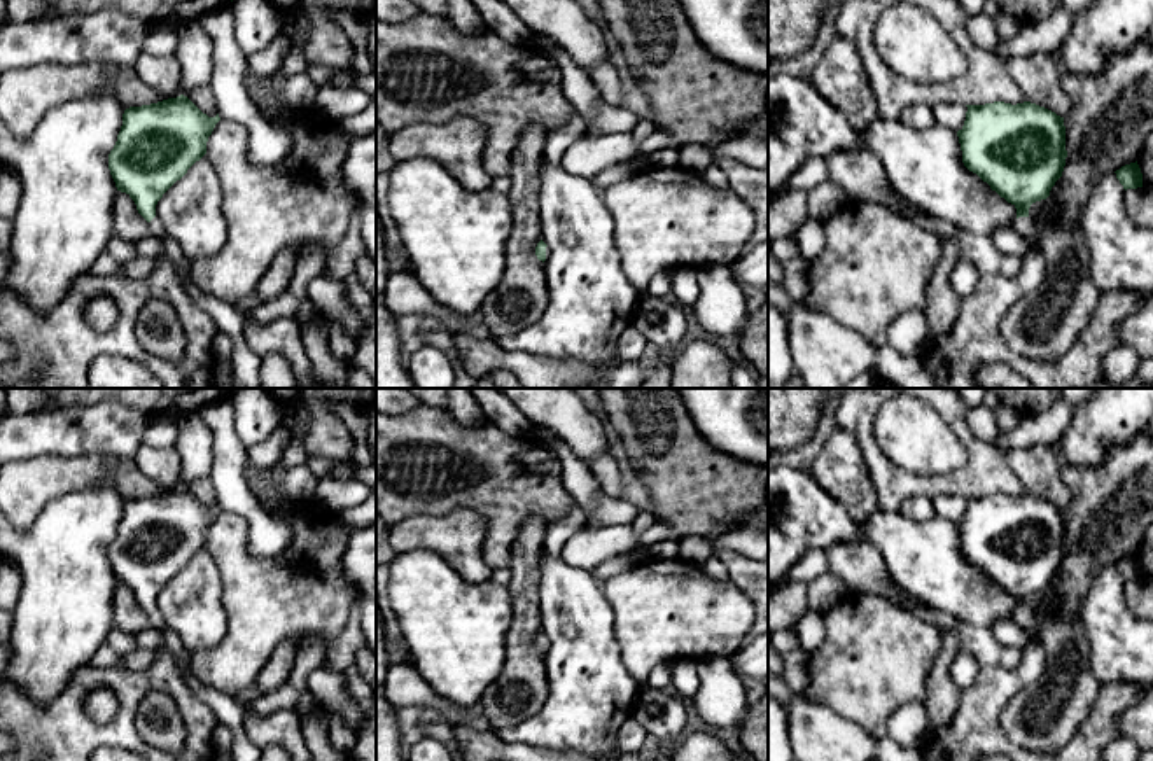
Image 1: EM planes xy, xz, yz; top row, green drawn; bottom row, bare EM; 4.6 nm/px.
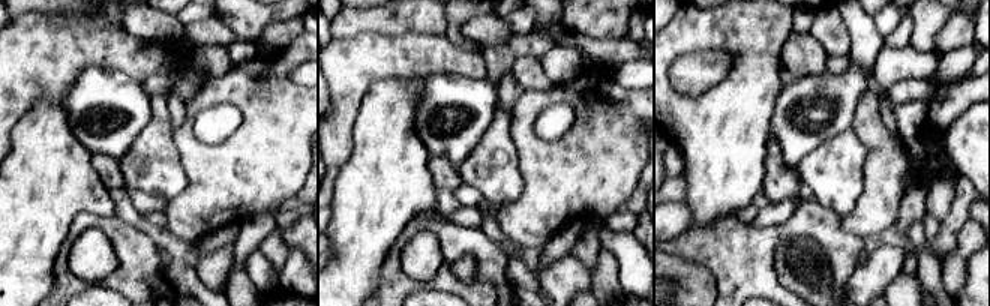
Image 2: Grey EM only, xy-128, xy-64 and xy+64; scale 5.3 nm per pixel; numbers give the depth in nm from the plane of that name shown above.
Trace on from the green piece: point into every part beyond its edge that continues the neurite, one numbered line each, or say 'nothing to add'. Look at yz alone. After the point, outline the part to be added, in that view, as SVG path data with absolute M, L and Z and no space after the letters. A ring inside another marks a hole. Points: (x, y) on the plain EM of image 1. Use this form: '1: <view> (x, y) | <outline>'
1: yz (1024, 618) | M1018 609L1013 621L1024 628L1034 640L1038 637L1036 616L1031 609Z

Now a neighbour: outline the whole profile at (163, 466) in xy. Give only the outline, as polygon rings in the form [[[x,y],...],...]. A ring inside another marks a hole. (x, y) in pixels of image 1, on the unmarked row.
[[[142,444],[135,455],[136,467],[143,476],[166,490],[182,486],[180,457],[177,450],[157,450]]]

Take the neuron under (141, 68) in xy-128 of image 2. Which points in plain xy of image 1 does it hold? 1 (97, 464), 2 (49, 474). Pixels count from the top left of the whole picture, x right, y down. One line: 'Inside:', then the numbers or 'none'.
Inside: 1, 2

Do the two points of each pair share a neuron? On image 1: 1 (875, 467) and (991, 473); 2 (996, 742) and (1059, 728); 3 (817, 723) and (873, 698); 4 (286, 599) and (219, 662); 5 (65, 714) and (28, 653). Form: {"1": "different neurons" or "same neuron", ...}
{"1": "same neuron", "2": "different neurons", "3": "different neurons", "4": "same neuron", "5": "different neurons"}

